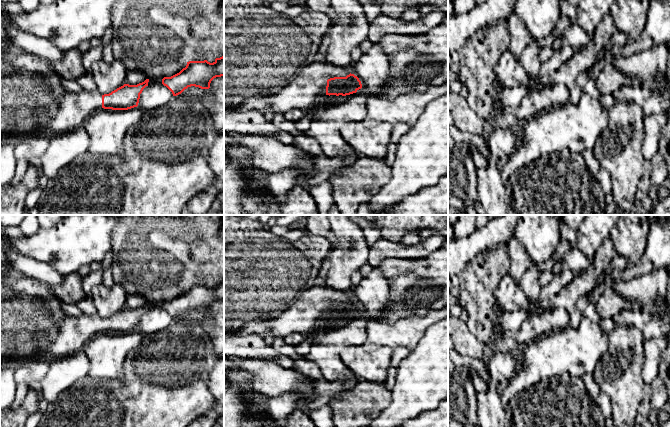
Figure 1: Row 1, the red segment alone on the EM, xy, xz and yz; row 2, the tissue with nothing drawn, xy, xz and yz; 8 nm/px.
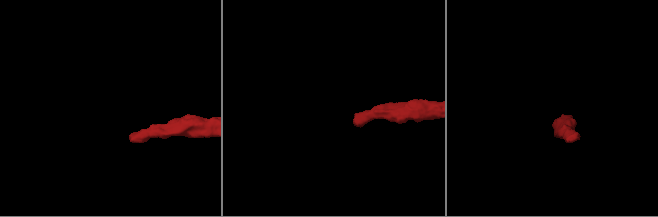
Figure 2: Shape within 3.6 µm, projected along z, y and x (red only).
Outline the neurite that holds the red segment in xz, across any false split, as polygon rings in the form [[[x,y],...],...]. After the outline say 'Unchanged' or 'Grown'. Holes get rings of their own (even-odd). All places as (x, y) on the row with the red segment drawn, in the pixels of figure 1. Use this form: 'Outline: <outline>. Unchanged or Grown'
Outline: [[[314,60],[301,73],[283,86],[279,93],[245,98],[234,109],[239,112],[257,111],[284,114],[292,109],[308,111],[326,95],[350,95],[362,88],[361,81],[350,71],[326,61]]]. Grown

